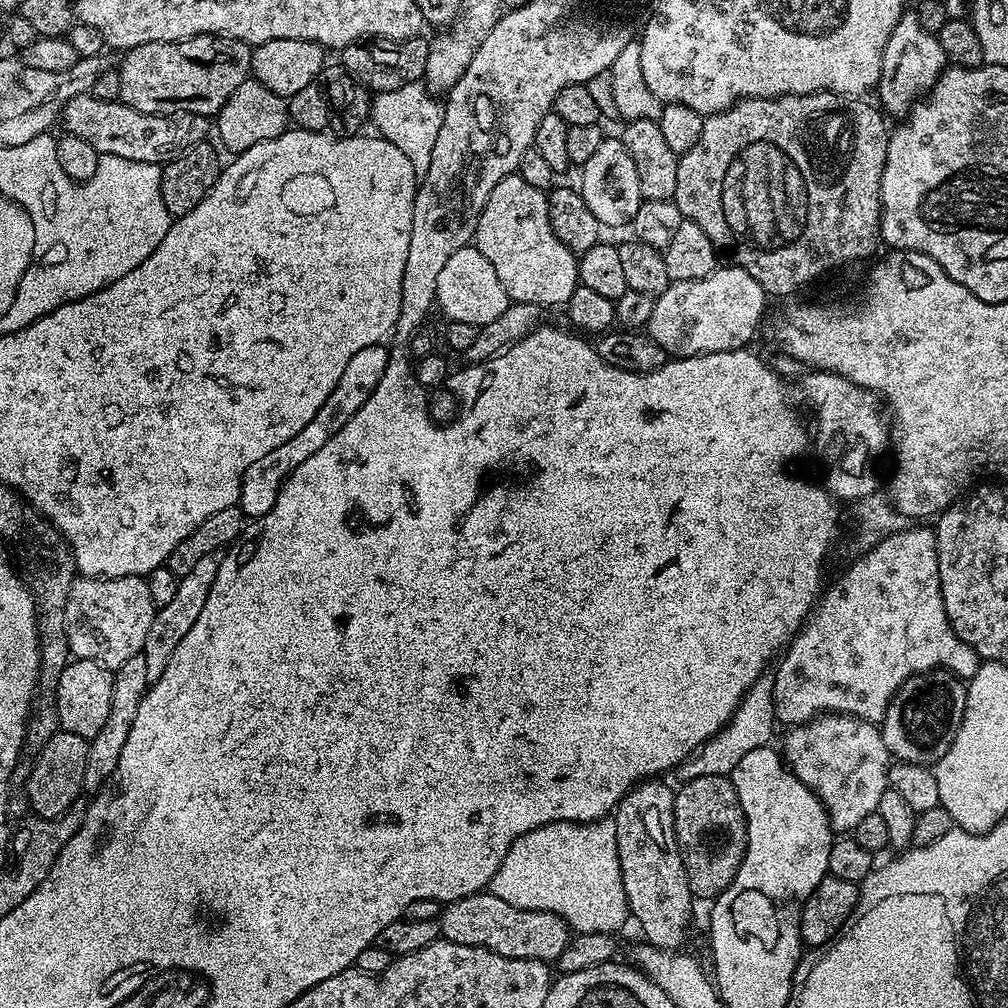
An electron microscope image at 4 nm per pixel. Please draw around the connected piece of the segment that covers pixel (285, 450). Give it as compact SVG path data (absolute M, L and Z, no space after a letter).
M384 344L358 350L358 354L350 358L342 378L338 378L338 386L334 386L330 398L322 402L322 410L318 410L318 414L314 414L314 418L310 418L310 422L306 422L306 426L302 426L302 430L298 430L294 438L290 438L290 442L282 442L278 450L270 450L266 458L258 458L258 462L254 462L250 470L246 470L238 501L238 507L244 511L245 517L260 520L270 514L270 510L274 510L274 502L278 502L280 487L288 479L288 475L298 466L302 466L306 458L311 458L315 452L322 450L322 446L326 446L326 442L330 442L330 438L334 438L334 434L338 434L338 430L342 430L342 426L346 426L346 422L350 422L350 418L354 418L354 414L358 414L358 410L366 406L366 398L374 394L378 382L382 382L386 374L388 355L389 349Z

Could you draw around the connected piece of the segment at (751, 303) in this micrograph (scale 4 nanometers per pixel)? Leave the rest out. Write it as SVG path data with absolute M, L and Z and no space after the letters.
M735 266L717 267L706 278L693 280L674 280L669 283L667 290L655 297L654 314L650 314L650 322L646 325L647 335L651 336L669 357L701 356L711 352L739 352L747 349L748 344L756 336L760 328L760 319L764 316L764 288L746 270Z

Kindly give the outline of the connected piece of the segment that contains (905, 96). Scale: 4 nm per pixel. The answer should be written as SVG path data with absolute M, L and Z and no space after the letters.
M905 11L894 30L890 30L890 38L886 38L886 50L882 54L878 93L880 92L879 103L883 111L888 114L907 113L913 104L927 97L945 67L946 59L937 33L922 30L922 24L918 22L915 11Z

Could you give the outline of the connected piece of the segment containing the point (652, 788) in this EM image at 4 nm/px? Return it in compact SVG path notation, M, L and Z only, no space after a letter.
M649 778L636 785L620 799L614 819L616 822L616 841L618 842L618 858L622 870L622 886L627 911L640 923L644 931L643 939L647 943L666 948L680 950L685 947L684 939L688 936L688 923L692 920L692 903L694 897L688 885L688 871L680 857L680 847L676 841L674 826L674 802L676 797L673 789L664 785L660 778Z

